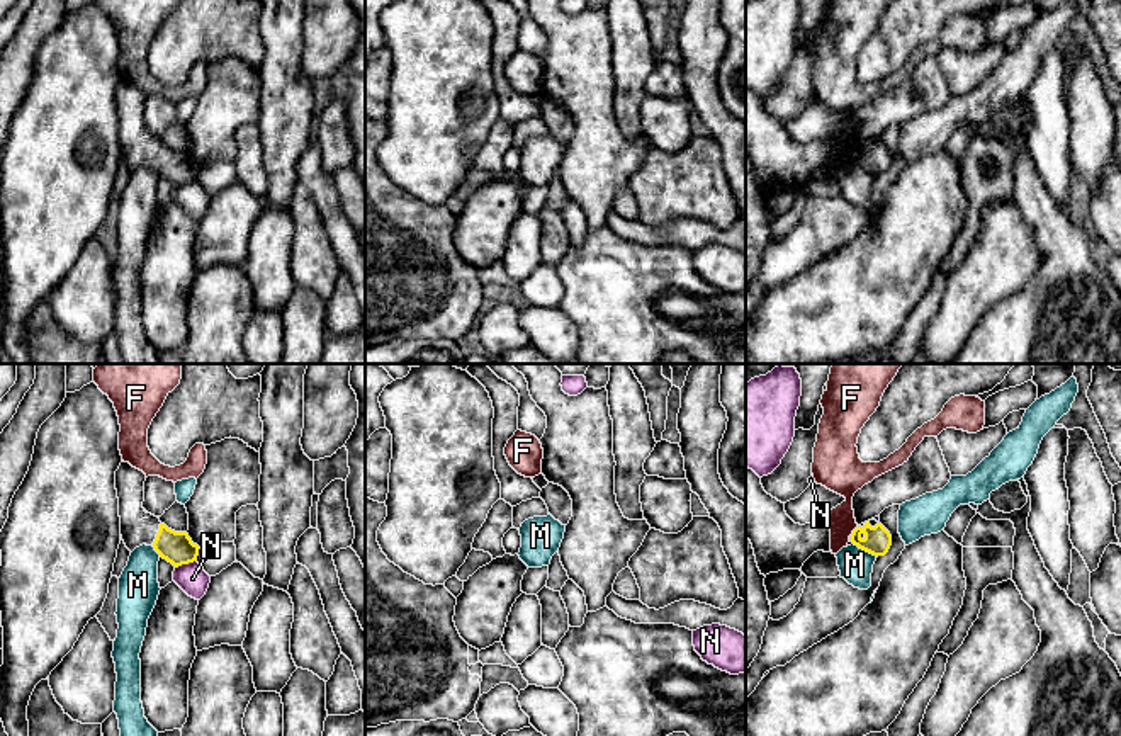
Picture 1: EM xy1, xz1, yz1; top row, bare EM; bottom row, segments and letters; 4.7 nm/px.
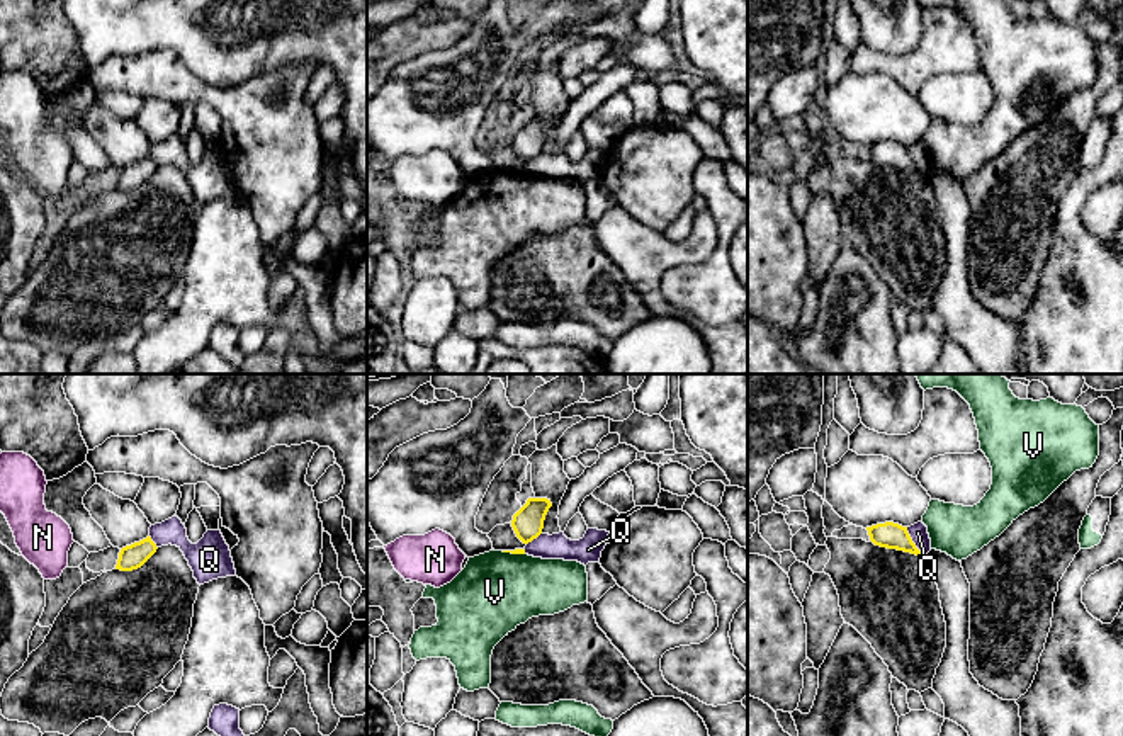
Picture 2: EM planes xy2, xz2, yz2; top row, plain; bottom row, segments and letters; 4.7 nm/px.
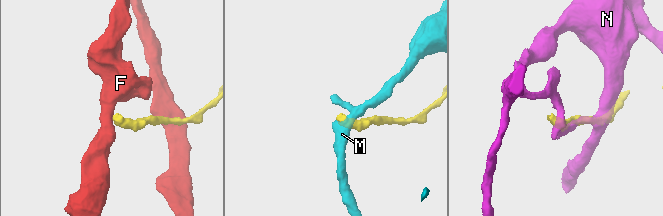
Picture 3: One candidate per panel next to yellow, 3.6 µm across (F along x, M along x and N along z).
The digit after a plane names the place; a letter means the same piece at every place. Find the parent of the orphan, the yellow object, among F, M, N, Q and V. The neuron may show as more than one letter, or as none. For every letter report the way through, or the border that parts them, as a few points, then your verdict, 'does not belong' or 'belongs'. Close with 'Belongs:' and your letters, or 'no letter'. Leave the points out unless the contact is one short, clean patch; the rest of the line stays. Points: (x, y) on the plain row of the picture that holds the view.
F: border yz1 (856, 145), (850, 153); does not belong
M: border yz1 (853, 162), (877, 175); does not belong
N: does not belong
Q: border yz2 (906, 147), (911, 160), (926, 174); does not belong
V: does not belong
Belongs: no letter

